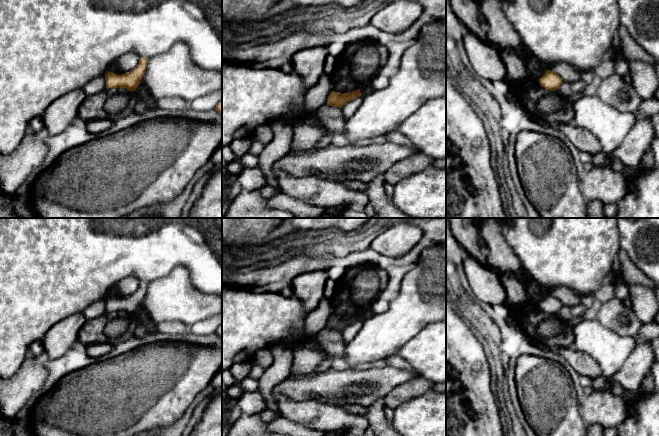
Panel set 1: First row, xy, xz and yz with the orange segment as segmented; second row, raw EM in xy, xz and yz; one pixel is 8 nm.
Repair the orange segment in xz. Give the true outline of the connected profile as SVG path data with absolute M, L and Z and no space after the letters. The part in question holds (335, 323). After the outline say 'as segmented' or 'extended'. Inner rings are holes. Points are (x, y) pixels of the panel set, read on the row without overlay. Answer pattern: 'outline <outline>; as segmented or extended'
outline M360 313L349 316L349 317L338 317L332 315L327 323L327 328L334 331L341 332L343 329L345 329L347 326L361 320Z; as segmented

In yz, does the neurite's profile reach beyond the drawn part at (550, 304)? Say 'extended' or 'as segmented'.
as segmented

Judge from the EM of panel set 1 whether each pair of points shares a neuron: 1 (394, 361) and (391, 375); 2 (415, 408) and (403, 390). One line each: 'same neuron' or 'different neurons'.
1: different neurons
2: different neurons

